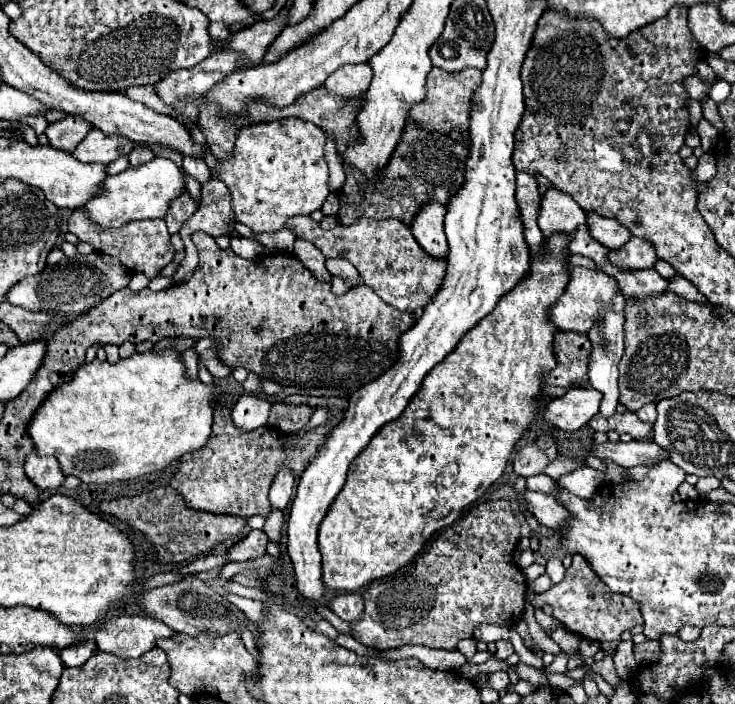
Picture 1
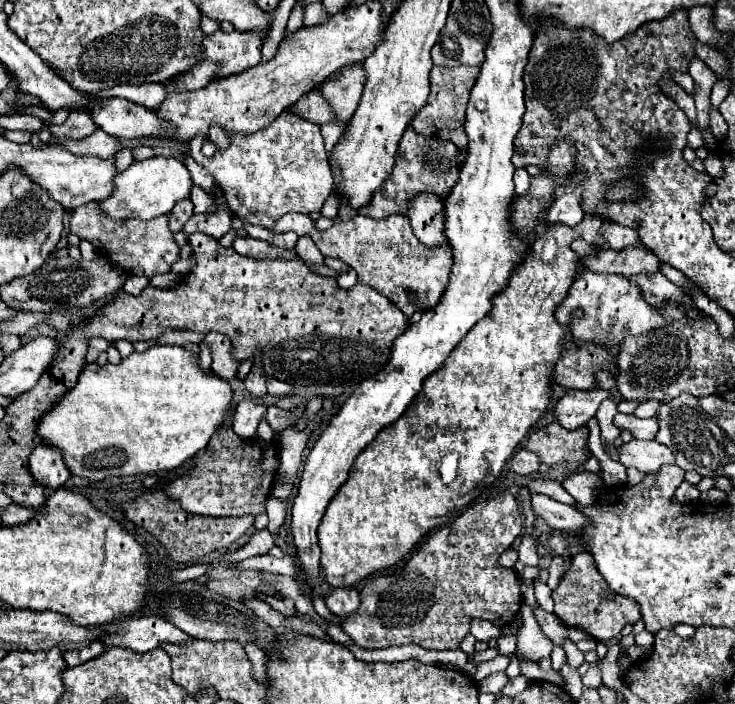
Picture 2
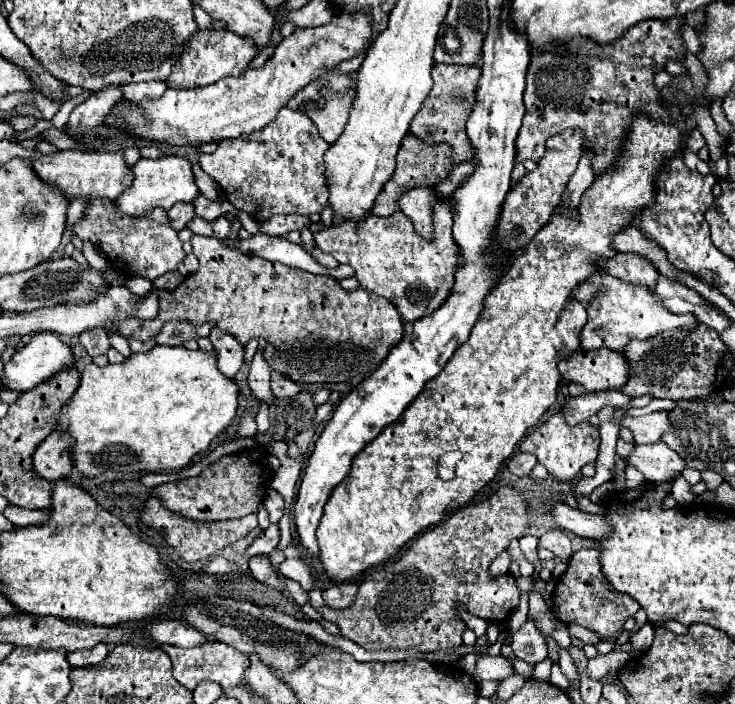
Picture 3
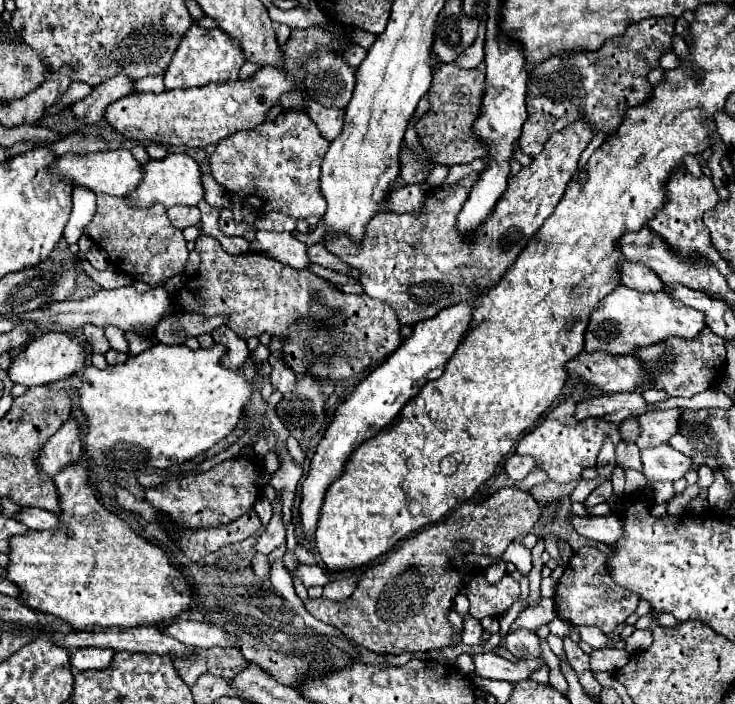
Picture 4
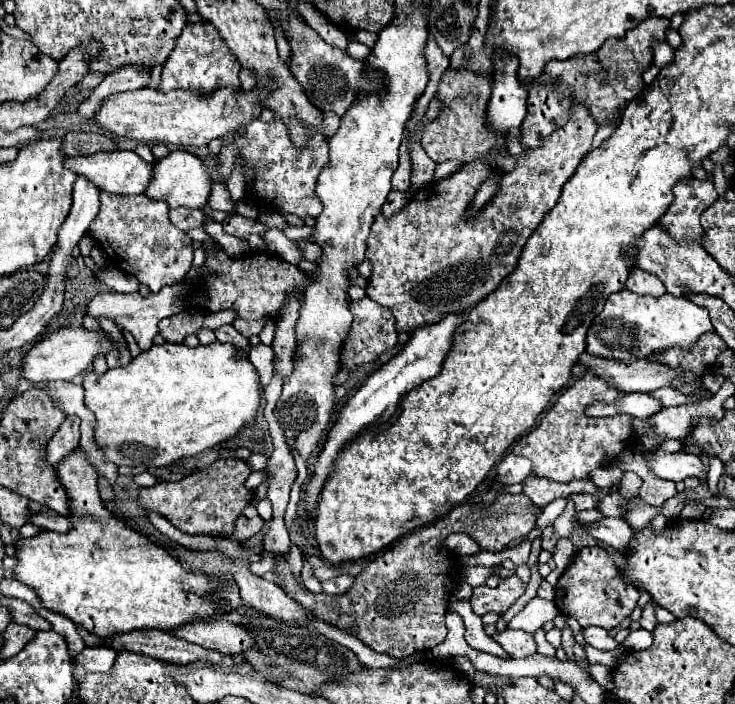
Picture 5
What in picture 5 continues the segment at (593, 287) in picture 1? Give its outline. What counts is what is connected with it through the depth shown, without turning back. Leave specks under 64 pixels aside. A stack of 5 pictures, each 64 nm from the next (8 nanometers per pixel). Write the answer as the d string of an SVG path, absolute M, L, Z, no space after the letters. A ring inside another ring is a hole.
M624 288L616 294L610 294L604 310L594 318L586 338L586 352L606 360L634 362L674 346L692 348L706 332L716 330L704 306L698 306L688 298L676 298L672 294L664 294L660 298L638 296Z

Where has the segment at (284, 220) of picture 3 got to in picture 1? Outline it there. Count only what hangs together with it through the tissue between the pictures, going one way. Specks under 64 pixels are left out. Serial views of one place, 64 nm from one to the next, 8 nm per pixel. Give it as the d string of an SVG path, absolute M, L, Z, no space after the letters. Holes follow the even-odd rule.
M292 216L286 226L298 238L314 242L314 246L326 258L346 258L358 270L364 284L374 288L374 292L388 302L390 306L412 314L416 308L426 308L436 292L442 288L446 276L446 258L434 258L422 250L414 240L408 226L398 218L388 220L370 220L360 218L352 226L338 224L332 230L322 230L318 222L310 216Z

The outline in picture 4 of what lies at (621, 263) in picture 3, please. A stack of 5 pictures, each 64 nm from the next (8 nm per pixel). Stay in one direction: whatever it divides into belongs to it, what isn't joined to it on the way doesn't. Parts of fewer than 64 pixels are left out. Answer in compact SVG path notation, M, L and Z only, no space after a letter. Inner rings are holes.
M622 262L620 274L622 274L622 284L638 292L662 292L664 288L662 280L654 272L634 262Z

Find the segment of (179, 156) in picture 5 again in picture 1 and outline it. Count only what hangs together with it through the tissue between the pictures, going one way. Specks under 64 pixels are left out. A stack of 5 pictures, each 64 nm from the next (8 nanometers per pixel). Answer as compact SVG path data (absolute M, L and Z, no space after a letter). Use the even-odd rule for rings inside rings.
M154 158L146 164L128 168L116 176L108 176L104 182L104 194L100 198L92 198L88 206L84 206L90 218L102 228L118 228L132 220L144 218L164 218L172 200L184 194L186 182L184 172L168 158Z

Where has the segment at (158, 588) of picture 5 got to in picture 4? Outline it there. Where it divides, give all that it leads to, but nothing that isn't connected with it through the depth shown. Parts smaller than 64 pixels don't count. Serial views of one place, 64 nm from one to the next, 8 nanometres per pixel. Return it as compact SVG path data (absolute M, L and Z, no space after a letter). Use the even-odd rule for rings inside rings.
M80 464L66 466L54 476L54 482L62 502L60 532L30 532L10 540L10 566L6 568L6 578L22 588L22 600L28 602L28 606L36 612L48 612L84 632L92 632L94 626L164 626L176 620L182 612L190 610L196 600L194 586L188 584L176 566L172 566L162 548L134 534L124 520L108 512L98 502L96 492L90 486L88 468Z

